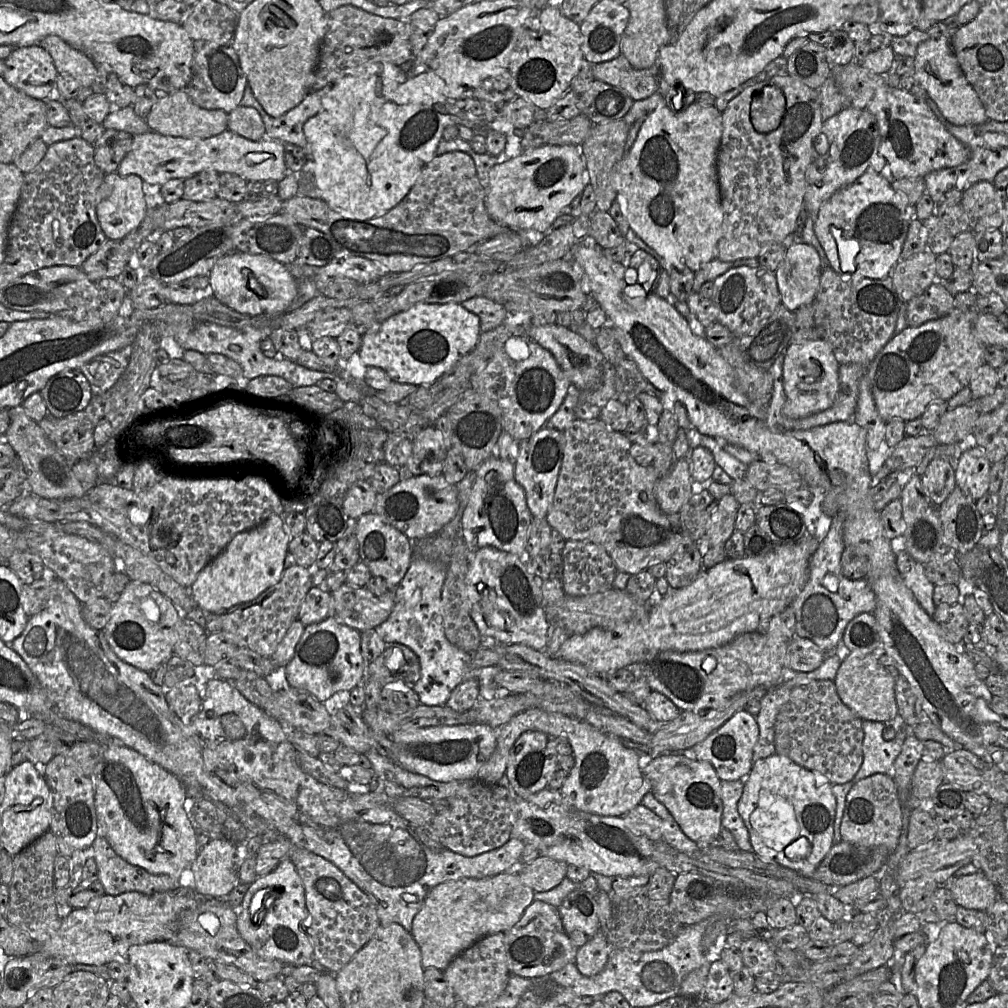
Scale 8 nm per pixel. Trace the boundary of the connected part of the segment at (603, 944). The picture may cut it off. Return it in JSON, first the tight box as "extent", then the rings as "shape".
{"extent":[575,931,611,976],"shape":[[[601,931],[577,949],[575,965],[584,976],[594,976],[605,967],[610,955],[611,945],[606,935]]]}

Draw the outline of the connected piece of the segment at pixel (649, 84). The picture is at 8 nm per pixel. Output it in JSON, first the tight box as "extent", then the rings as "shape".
{"extent":[593,54,659,100],"shape":[[[620,54],[618,57],[593,65],[595,80],[603,81],[625,90],[633,100],[642,100],[658,91],[659,66],[635,69]]]}

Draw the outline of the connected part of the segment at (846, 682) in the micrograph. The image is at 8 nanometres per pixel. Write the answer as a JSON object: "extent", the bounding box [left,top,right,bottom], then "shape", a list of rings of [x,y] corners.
{"extent":[834,652,898,722],"shape":[[[851,652],[837,672],[834,684],[842,702],[862,720],[888,722],[898,715],[895,678],[879,662],[878,653]]]}

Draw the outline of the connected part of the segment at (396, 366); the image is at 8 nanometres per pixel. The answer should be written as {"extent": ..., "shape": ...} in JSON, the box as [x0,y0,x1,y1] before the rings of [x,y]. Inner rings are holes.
{"extent":[358,303,481,386],"shape":[[[417,303],[370,327],[362,335],[358,353],[366,367],[382,369],[393,382],[429,386],[476,347],[481,333],[479,317],[461,303]]]}

